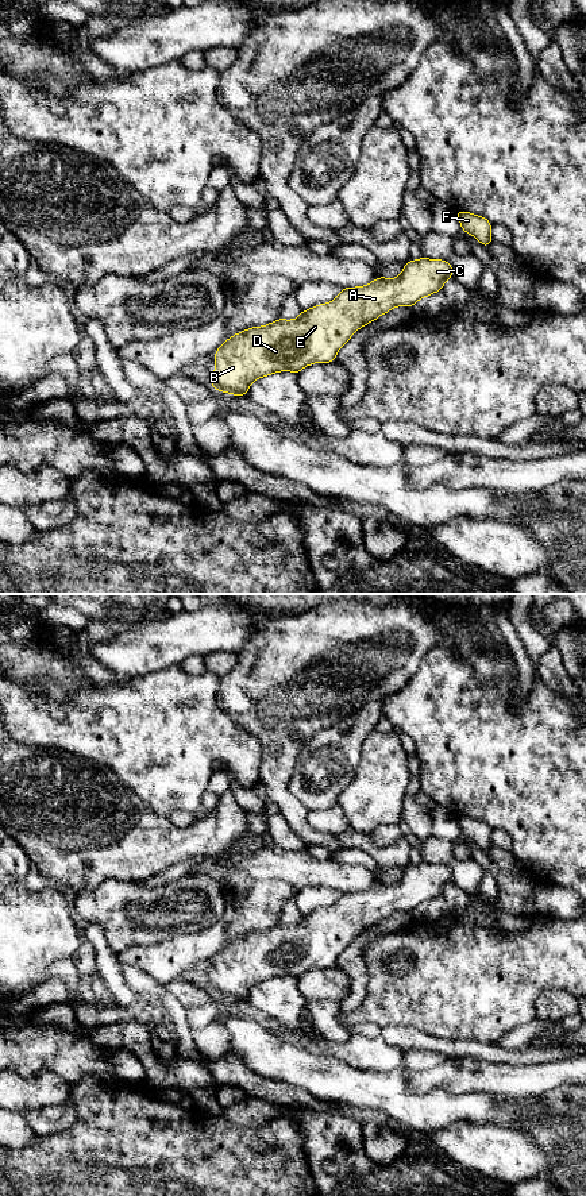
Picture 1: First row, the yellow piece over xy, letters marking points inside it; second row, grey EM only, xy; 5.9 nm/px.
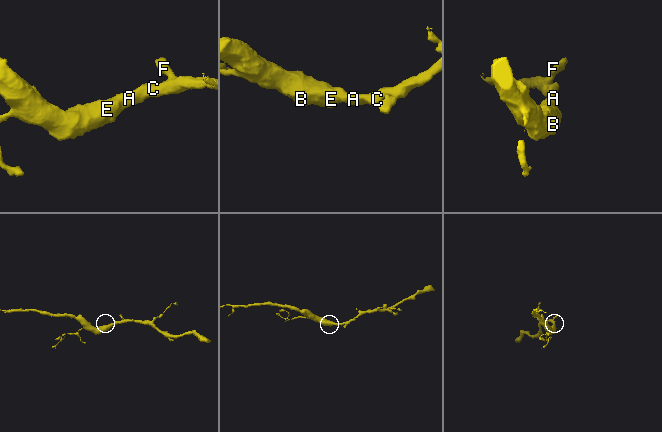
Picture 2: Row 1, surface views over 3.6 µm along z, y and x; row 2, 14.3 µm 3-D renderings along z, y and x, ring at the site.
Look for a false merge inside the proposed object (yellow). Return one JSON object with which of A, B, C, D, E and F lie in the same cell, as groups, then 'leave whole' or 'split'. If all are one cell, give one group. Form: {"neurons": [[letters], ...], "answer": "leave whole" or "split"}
{"neurons": [["A", "B", "C", "D", "E", "F"]], "answer": "leave whole"}

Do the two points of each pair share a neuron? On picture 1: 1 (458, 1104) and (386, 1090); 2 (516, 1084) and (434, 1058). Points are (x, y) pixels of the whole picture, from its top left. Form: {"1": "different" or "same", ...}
{"1": "same", "2": "different"}

